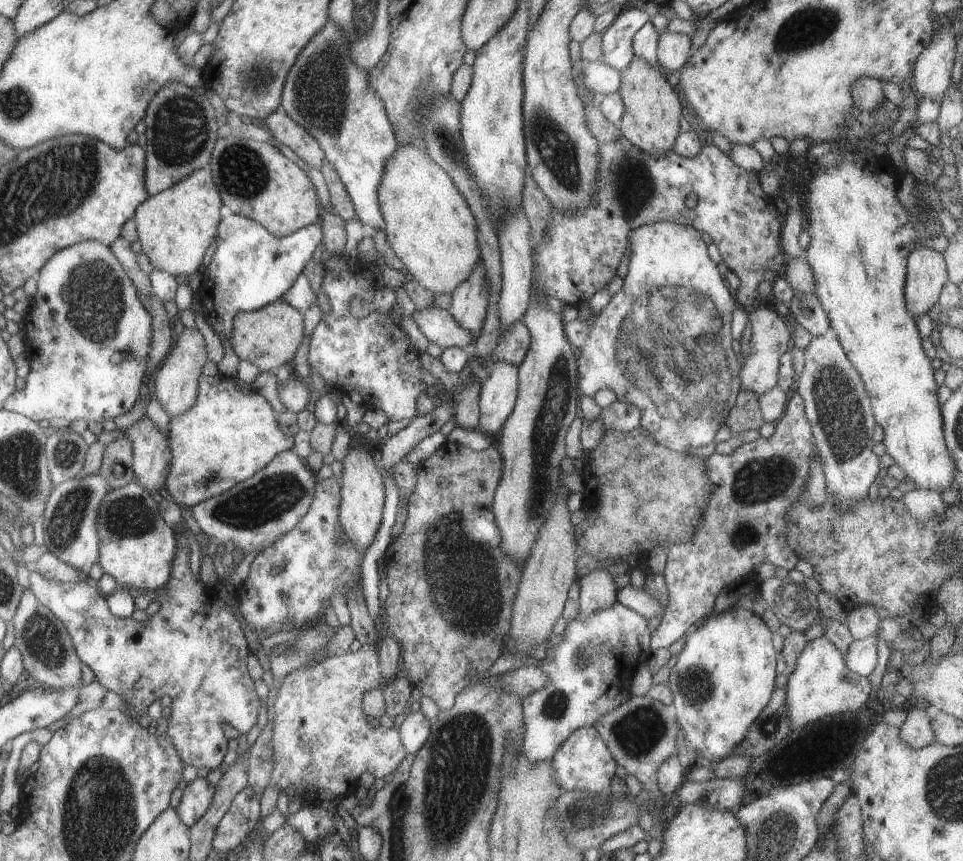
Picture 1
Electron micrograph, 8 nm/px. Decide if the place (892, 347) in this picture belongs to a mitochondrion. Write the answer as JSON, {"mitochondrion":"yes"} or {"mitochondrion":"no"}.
{"mitochondrion":"no"}

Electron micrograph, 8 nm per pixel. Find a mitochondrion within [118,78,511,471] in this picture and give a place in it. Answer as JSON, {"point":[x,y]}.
{"point":[182,125]}

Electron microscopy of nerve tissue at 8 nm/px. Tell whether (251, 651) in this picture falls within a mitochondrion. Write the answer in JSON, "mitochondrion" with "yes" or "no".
{"mitochondrion":"no"}

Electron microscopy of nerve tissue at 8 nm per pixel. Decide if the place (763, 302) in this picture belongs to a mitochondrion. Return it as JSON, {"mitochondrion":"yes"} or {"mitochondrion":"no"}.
{"mitochondrion":"no"}

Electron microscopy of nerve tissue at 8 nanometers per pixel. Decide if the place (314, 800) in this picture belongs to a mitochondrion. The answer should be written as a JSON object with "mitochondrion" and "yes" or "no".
{"mitochondrion":"no"}

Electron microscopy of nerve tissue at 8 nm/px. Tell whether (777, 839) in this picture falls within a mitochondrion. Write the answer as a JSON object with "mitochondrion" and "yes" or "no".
{"mitochondrion":"yes"}

